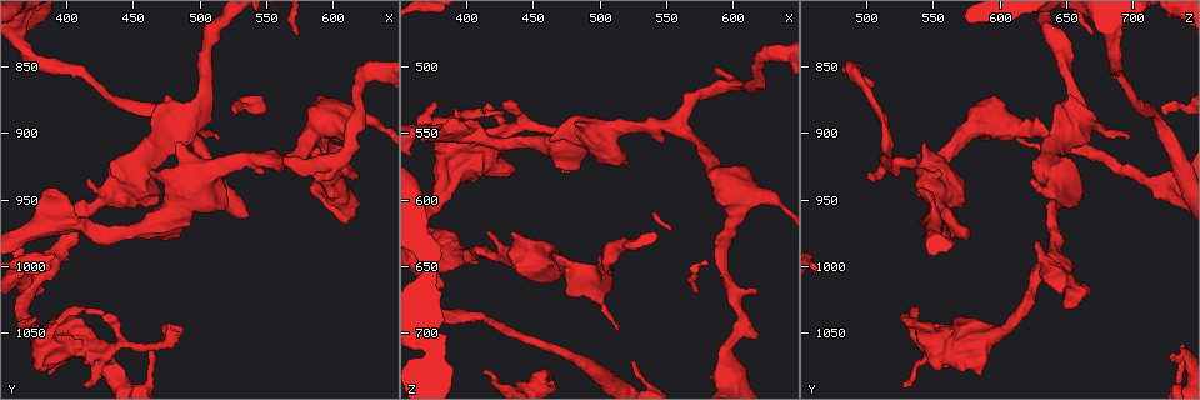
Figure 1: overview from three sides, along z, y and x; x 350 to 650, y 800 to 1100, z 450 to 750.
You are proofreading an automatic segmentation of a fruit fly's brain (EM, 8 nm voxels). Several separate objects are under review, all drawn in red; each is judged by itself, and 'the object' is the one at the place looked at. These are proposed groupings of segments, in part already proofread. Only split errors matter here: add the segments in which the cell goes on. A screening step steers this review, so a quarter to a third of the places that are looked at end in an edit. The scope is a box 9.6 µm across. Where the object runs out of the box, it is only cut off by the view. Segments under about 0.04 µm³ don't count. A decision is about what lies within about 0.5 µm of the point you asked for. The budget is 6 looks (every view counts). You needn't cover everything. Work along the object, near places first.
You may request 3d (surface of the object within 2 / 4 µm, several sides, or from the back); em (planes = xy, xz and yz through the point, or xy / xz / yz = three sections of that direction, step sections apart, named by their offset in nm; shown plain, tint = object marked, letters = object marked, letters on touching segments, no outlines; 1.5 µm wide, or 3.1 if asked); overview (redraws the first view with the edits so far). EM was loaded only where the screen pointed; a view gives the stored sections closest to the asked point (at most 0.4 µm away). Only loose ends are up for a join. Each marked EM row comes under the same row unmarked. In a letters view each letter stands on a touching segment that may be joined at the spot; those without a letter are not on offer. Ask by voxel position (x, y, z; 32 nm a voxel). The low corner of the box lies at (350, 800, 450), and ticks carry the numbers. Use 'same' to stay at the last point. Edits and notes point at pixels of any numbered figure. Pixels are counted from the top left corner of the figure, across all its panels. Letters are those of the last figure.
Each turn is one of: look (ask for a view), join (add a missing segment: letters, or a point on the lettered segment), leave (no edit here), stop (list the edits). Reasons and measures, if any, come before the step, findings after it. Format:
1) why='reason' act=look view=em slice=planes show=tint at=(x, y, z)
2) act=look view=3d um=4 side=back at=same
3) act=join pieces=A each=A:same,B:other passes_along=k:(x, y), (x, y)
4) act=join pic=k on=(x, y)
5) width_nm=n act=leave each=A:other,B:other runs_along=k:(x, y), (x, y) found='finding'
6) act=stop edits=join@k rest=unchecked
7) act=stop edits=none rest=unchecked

why='free end' act=look view=em slice=planes show=letters at=(414, 1066, 728)

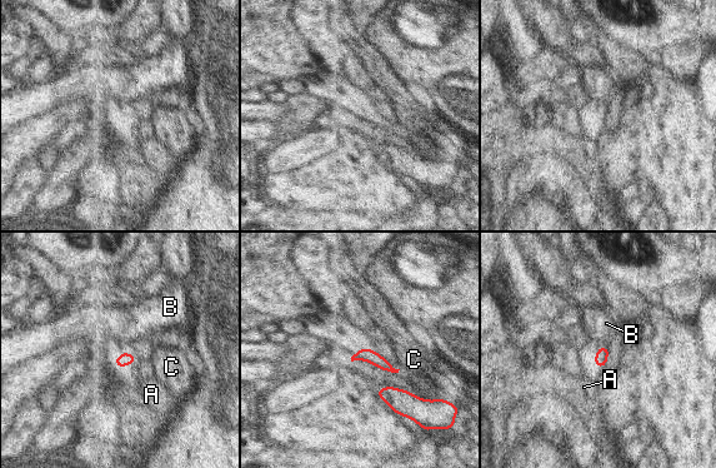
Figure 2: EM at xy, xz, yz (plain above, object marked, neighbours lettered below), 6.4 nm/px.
act=leave each=A:other,B:other,C:other border=2:(600, 345), (606, 347) found='none of them fits'

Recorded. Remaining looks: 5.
why='branch stops here' act=look view=3d um=2 at=(448, 956, 656)

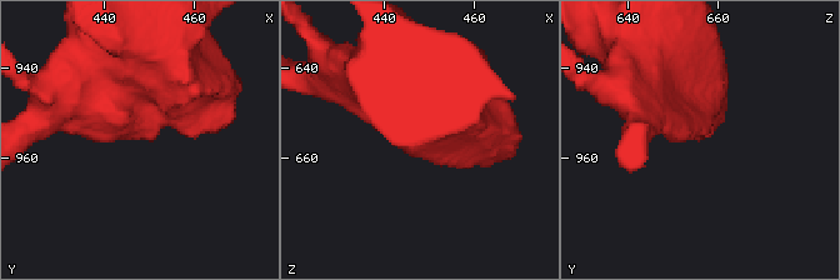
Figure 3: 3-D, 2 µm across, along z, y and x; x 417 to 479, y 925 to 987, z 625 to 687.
why='shape alone is not enough' act=look view=em slice=planes show=tint at=(450, 955, 656)

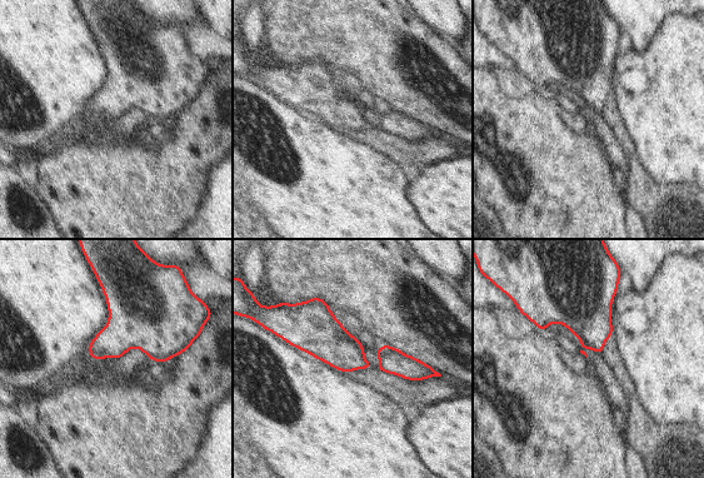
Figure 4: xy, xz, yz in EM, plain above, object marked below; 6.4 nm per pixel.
why='what lies round it' act=look view=em slice=planes show=letters at=same

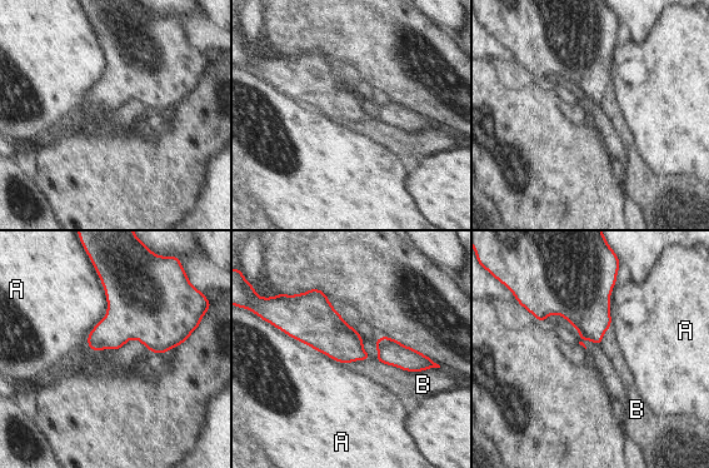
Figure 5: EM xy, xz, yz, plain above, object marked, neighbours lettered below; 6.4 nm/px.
width_nm=140 act=leave each=A:other,B:other border=5:(94, 265), (106, 314), (89, 348) found='no lettered segment goes on from it'

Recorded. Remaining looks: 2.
why='branch stops here' act=look view=em slice=planes show=letters at=(480, 908, 544)

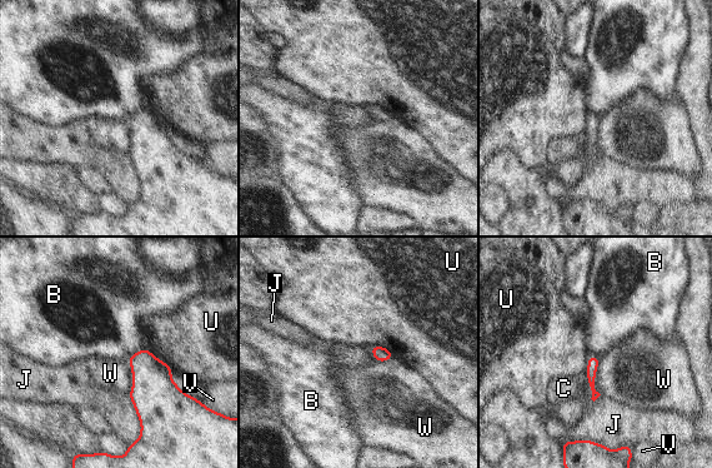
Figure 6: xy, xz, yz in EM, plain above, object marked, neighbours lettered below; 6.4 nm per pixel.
act=leave each=B:other,C:other,J:other,U:other,V:other,W:other border=6:(141, 349), (126, 359) found='none of them fits'

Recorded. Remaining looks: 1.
act=stop edits=none rest=unchecked

